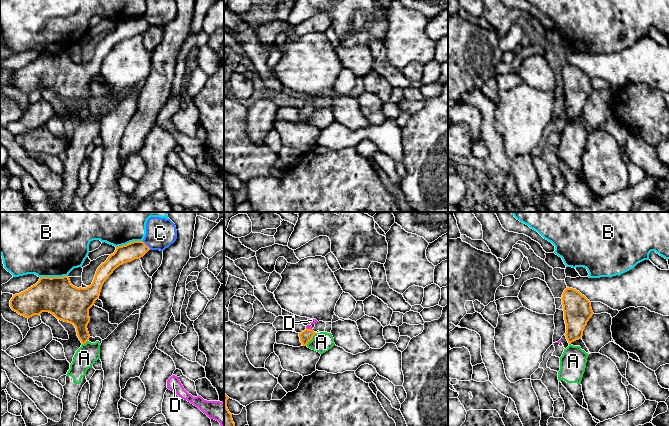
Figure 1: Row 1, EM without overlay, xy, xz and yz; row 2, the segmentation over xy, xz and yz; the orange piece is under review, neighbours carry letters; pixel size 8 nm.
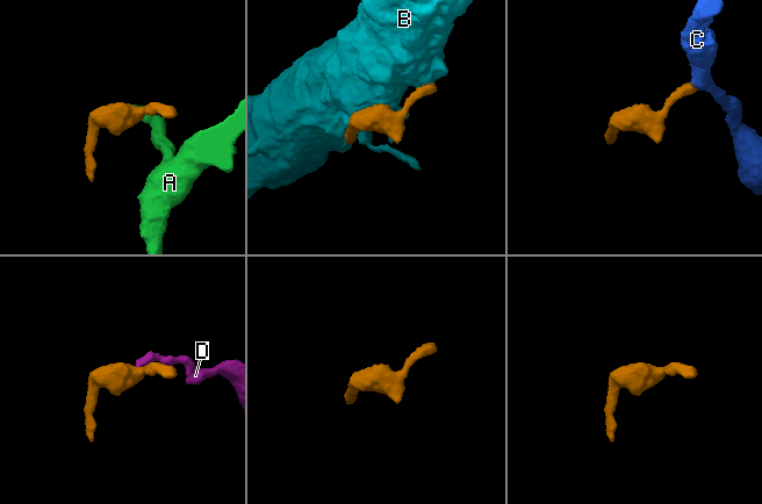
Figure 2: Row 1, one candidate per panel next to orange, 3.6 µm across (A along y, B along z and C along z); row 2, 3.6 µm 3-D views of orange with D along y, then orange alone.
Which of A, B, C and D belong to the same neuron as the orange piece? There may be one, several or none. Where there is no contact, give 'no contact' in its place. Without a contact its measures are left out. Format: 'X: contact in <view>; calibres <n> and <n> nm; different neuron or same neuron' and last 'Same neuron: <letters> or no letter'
A: contact in xz; calibres 100 and 160 nm; different neuron
B: contact in xy; calibres 300 and 440 nm; different neuron
C: contact in xy; calibres 140 and 200 nm; different neuron
D: contact in xz; calibres 100 and 30 nm; same neuron
Same neuron: D

